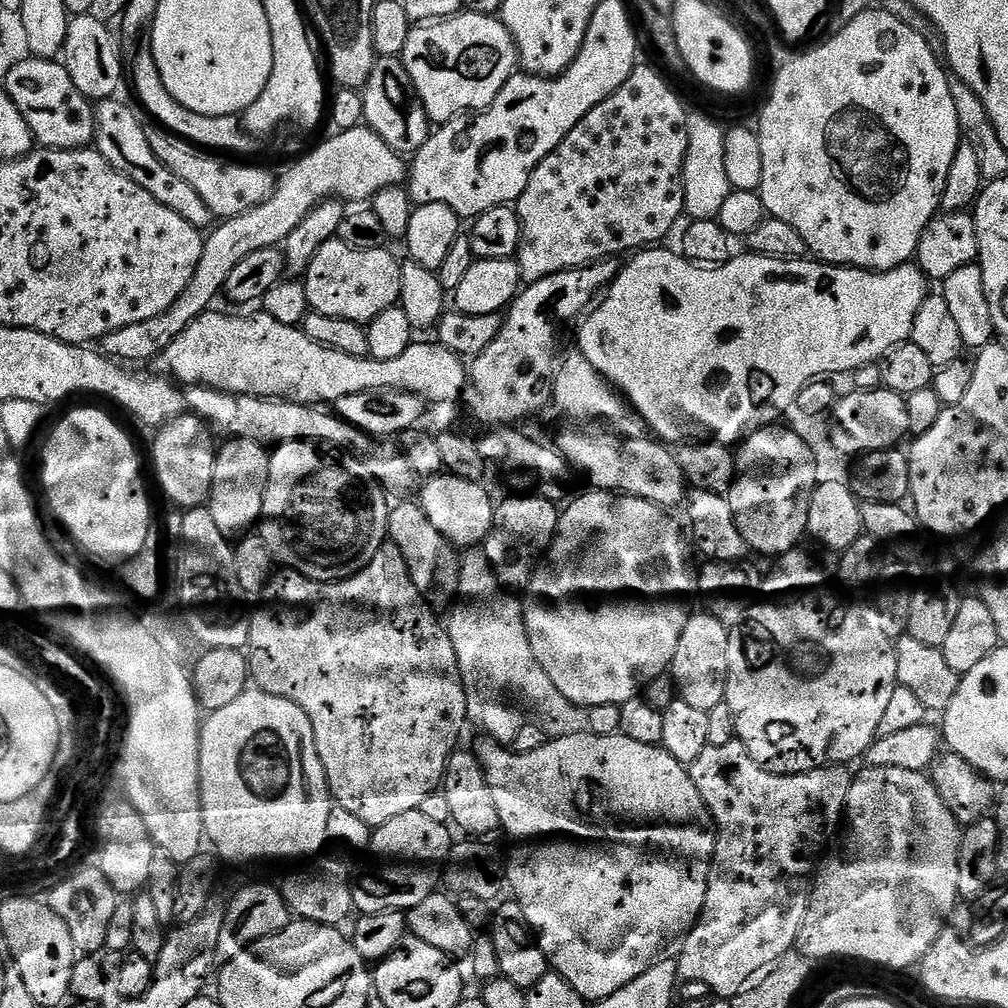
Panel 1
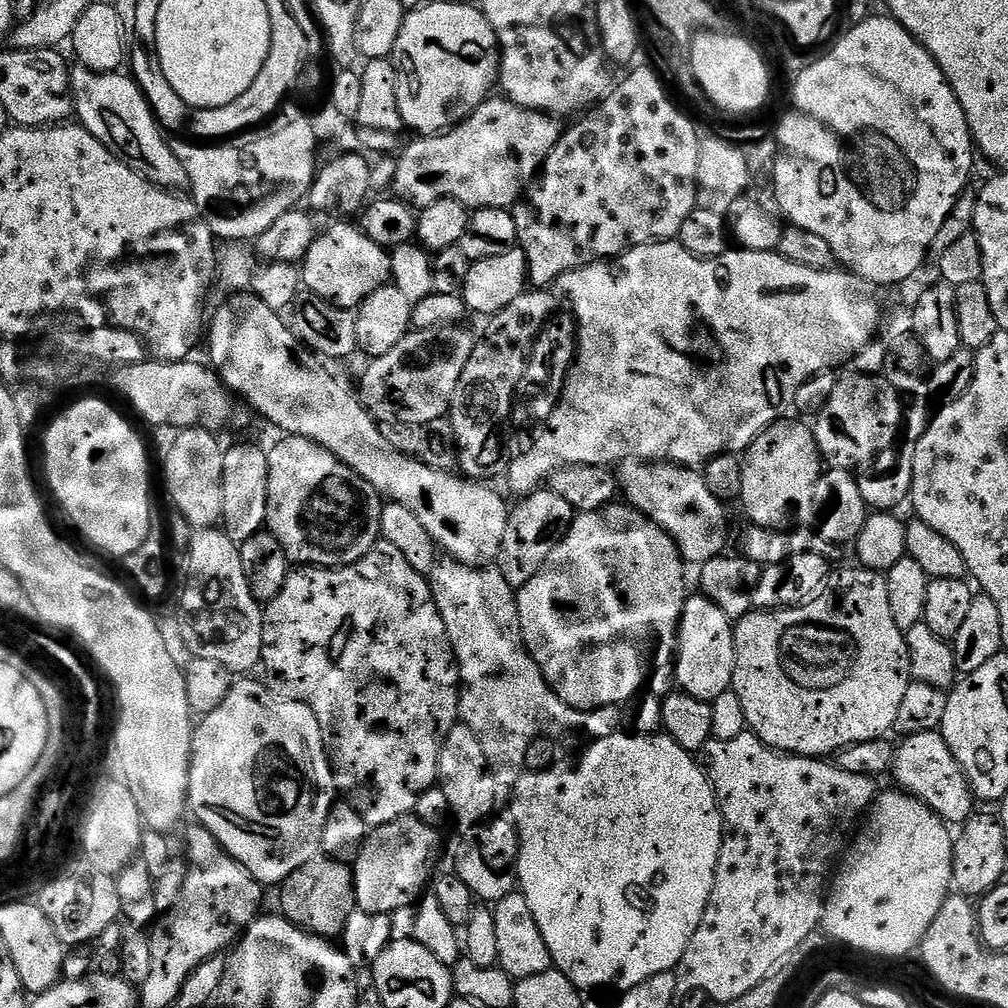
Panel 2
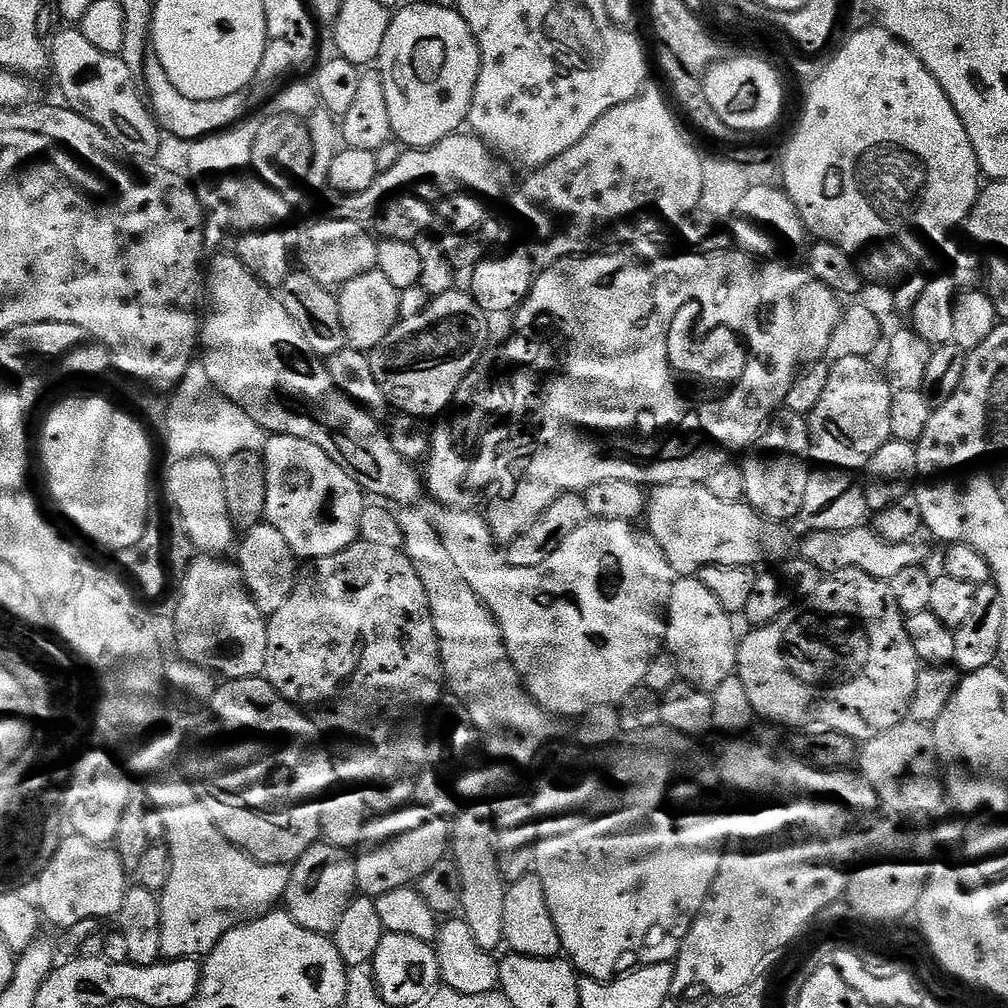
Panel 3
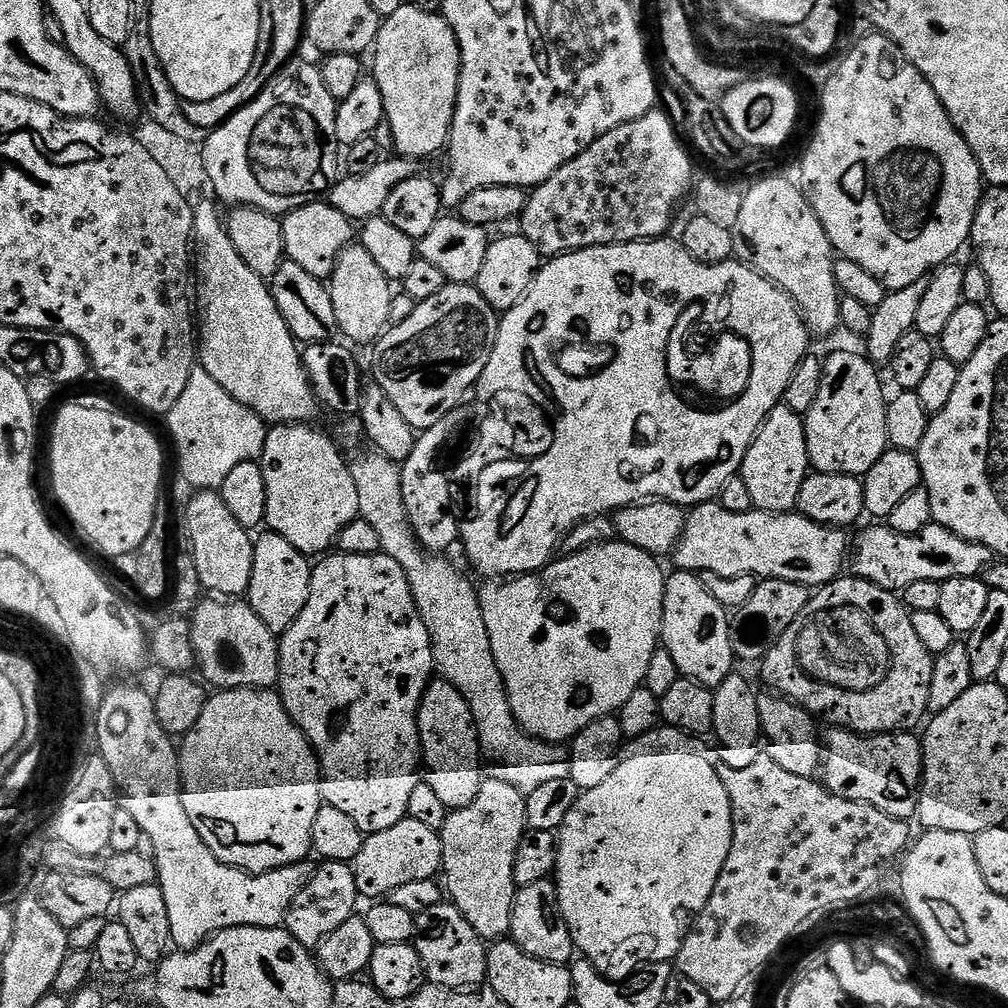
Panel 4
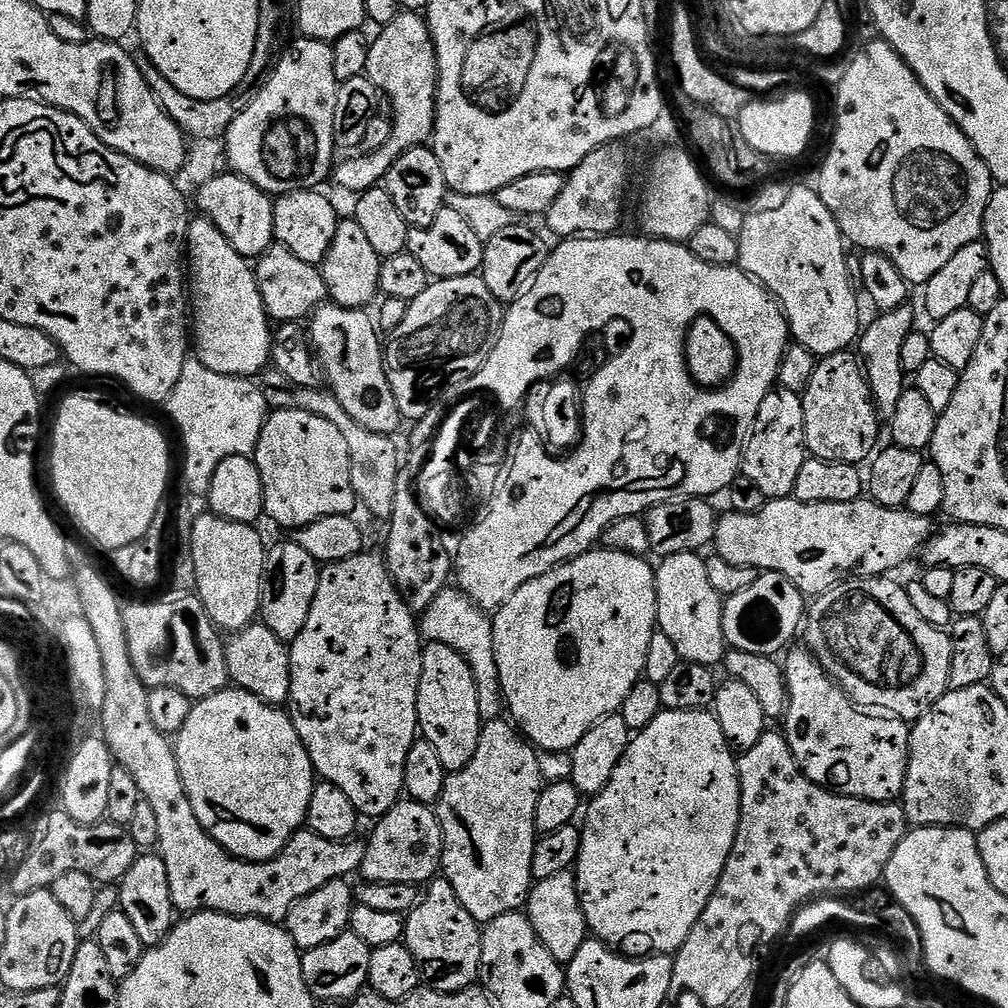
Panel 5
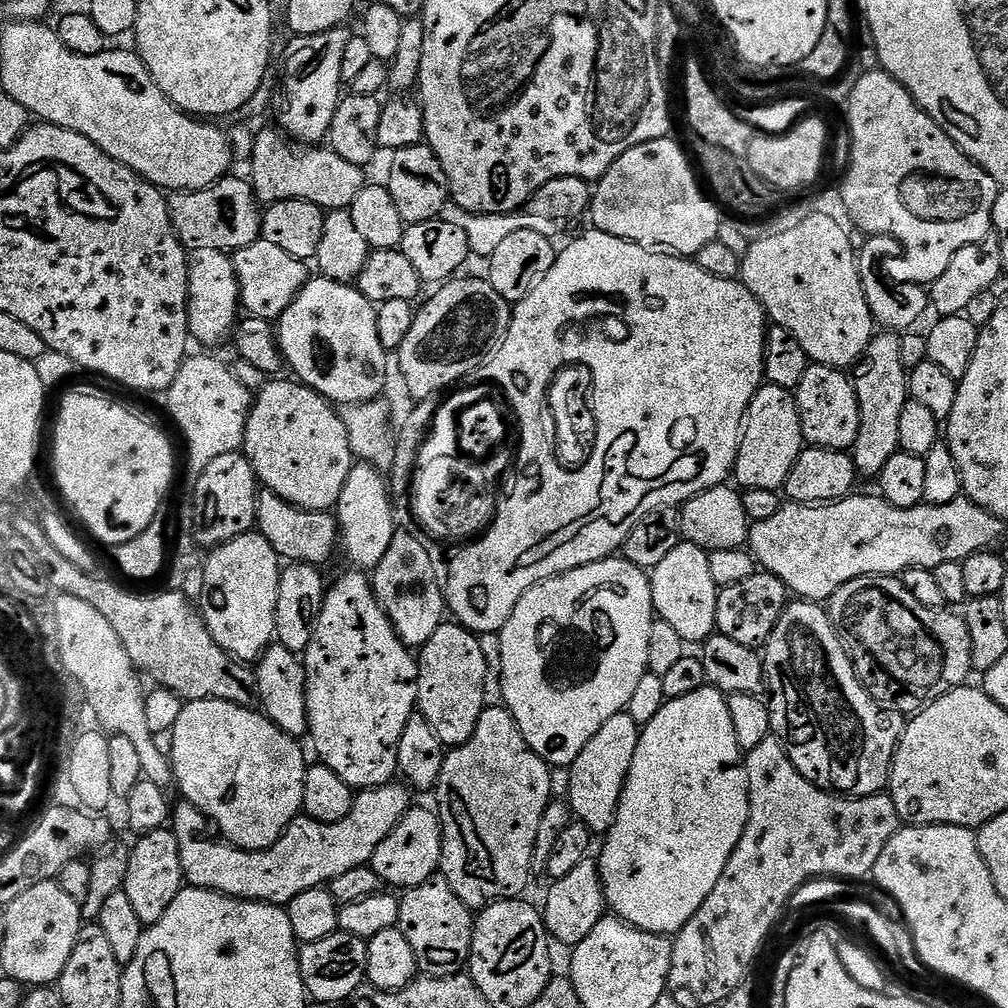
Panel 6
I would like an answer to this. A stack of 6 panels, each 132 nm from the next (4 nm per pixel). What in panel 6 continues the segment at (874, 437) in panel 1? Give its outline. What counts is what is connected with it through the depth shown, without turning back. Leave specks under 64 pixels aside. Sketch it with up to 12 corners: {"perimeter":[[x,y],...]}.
{"perimeter":[[812,366],[794,395],[805,445],[845,453],[860,425],[856,386]]}

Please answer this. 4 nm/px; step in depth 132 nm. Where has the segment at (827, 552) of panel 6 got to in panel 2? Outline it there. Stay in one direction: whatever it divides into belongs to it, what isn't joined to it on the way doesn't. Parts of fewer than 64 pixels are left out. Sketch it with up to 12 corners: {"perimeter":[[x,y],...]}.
{"perimeter":[[626,460],[618,488],[689,565],[727,549],[725,501],[699,471]]}

